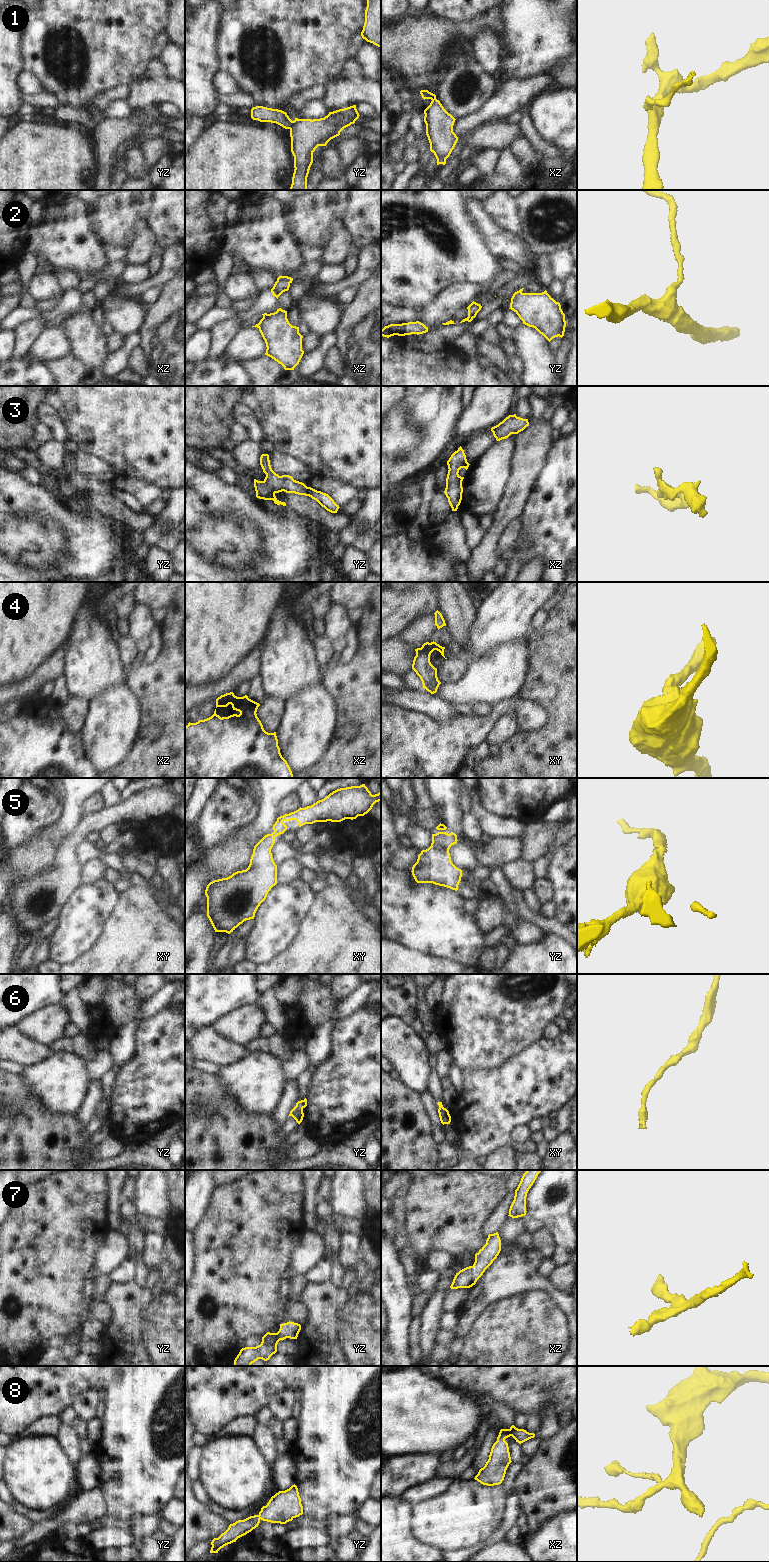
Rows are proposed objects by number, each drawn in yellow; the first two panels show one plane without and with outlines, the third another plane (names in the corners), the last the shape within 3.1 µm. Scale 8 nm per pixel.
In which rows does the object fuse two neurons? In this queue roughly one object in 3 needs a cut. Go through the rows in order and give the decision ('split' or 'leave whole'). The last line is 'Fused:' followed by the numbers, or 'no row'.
1: split
2: leave whole
3: leave whole
4: split
5: leave whole
6: leave whole
7: leave whole
8: leave whole
Fused: 1, 4

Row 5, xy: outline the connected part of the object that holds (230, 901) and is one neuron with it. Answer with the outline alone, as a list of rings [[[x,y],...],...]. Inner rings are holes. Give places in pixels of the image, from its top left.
[[[365,784],[340,788],[311,806],[277,818],[274,832],[265,835],[253,849],[246,870],[237,871],[227,878],[210,882],[205,890],[207,917],[215,932],[230,934],[246,920],[254,919],[260,904],[277,884],[277,865],[271,849],[274,838],[287,830],[284,821],[296,820],[299,827],[315,822],[341,822],[364,816],[376,802],[381,791],[372,795]]]

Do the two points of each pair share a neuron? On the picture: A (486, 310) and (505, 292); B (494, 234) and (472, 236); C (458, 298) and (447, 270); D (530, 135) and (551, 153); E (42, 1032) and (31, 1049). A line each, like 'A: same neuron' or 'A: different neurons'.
A: same neuron
B: different neurons
C: different neurons
D: same neuron
E: different neurons

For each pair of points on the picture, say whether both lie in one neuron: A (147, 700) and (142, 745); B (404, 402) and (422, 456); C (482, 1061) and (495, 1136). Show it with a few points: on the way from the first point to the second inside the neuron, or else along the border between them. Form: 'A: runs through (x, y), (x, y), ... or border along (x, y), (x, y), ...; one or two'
A: runs through (148, 711), (148, 734); one
B: runs through (417, 415), (424, 422), (424, 443); one
C: border along (505, 1061), (490, 1070), (462, 1073); two

